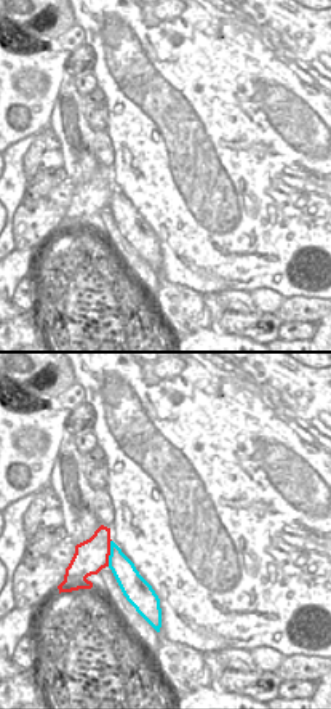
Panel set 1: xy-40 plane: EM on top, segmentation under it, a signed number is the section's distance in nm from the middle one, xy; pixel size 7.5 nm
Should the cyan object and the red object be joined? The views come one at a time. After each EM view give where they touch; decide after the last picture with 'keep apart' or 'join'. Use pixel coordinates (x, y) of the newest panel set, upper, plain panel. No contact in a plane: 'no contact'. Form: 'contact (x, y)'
contact (111, 194)

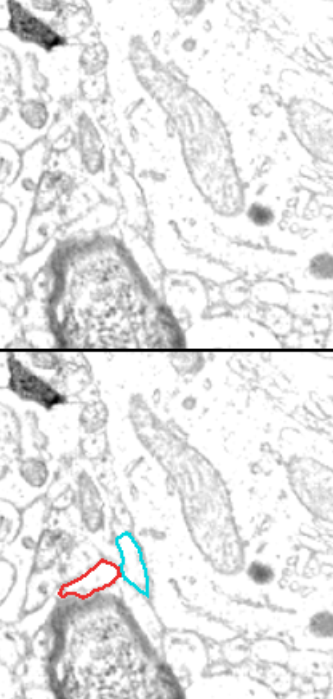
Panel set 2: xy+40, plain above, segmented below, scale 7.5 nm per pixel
contact (120, 213)

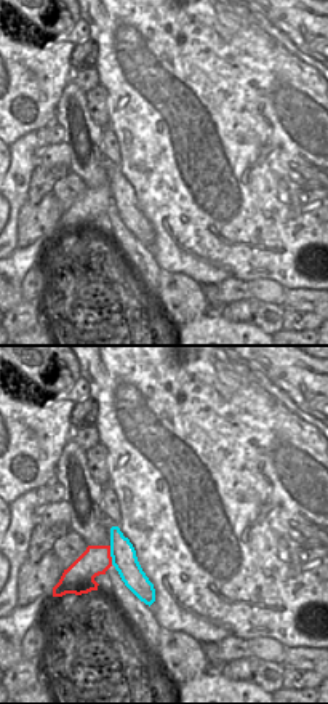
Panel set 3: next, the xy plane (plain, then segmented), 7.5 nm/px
contact (111, 197)

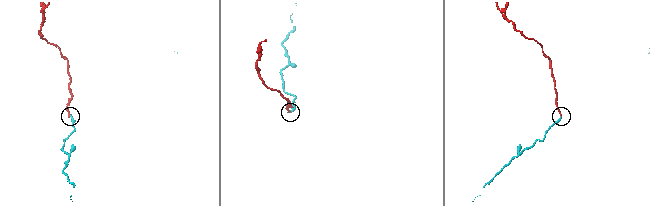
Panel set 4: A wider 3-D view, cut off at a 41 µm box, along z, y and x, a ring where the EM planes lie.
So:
keep apart

